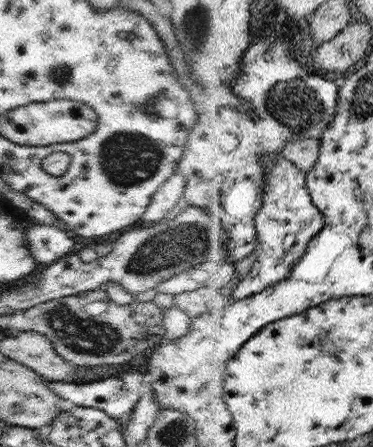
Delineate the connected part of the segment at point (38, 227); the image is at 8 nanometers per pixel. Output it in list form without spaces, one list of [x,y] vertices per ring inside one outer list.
[[[32,220],[30,229],[26,227],[25,229],[30,256],[33,256],[38,262],[51,265],[59,258],[73,252],[72,234],[60,230],[59,227]]]

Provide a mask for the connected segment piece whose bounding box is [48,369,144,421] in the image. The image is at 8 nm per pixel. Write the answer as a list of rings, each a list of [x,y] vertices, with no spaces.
[[[144,369],[142,372],[126,372],[124,376],[112,376],[108,380],[96,380],[92,383],[83,382],[64,382],[64,381],[50,381],[49,387],[52,392],[59,394],[64,403],[68,405],[78,405],[83,407],[99,408],[118,420],[130,420],[133,408],[138,402],[140,394],[140,386],[143,384]]]

